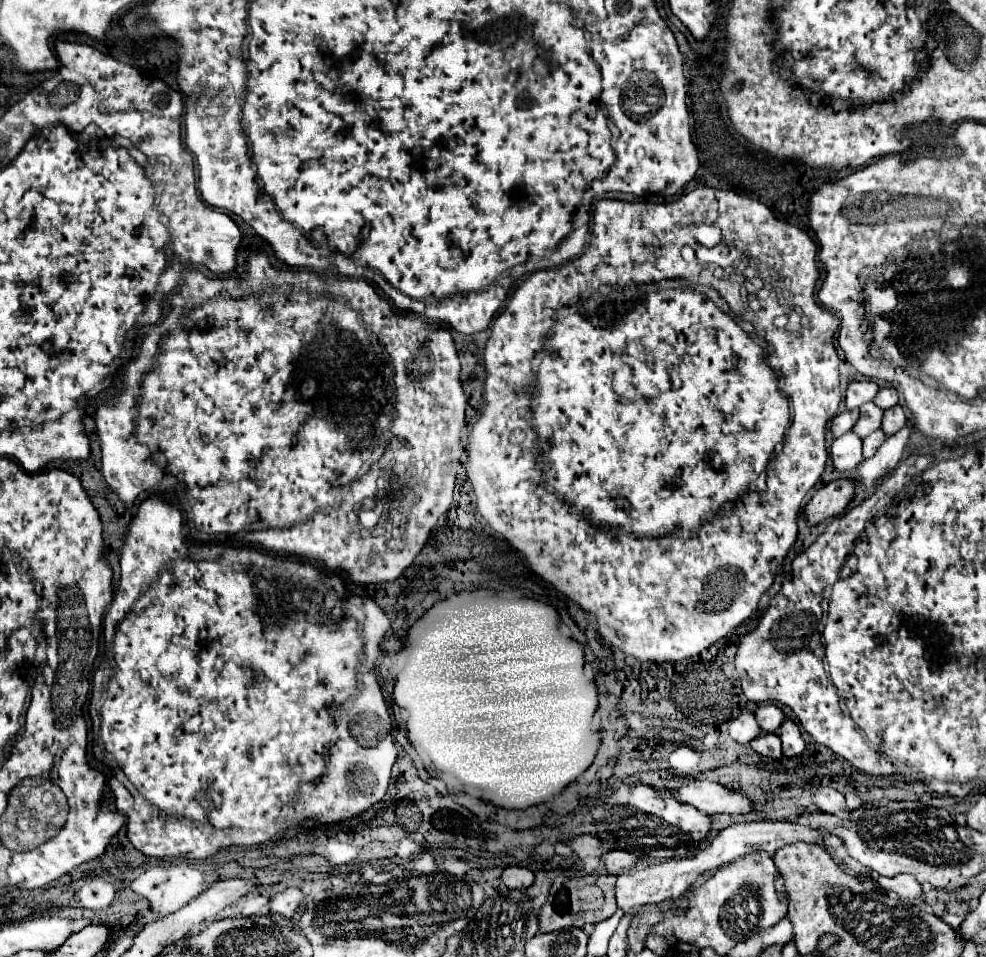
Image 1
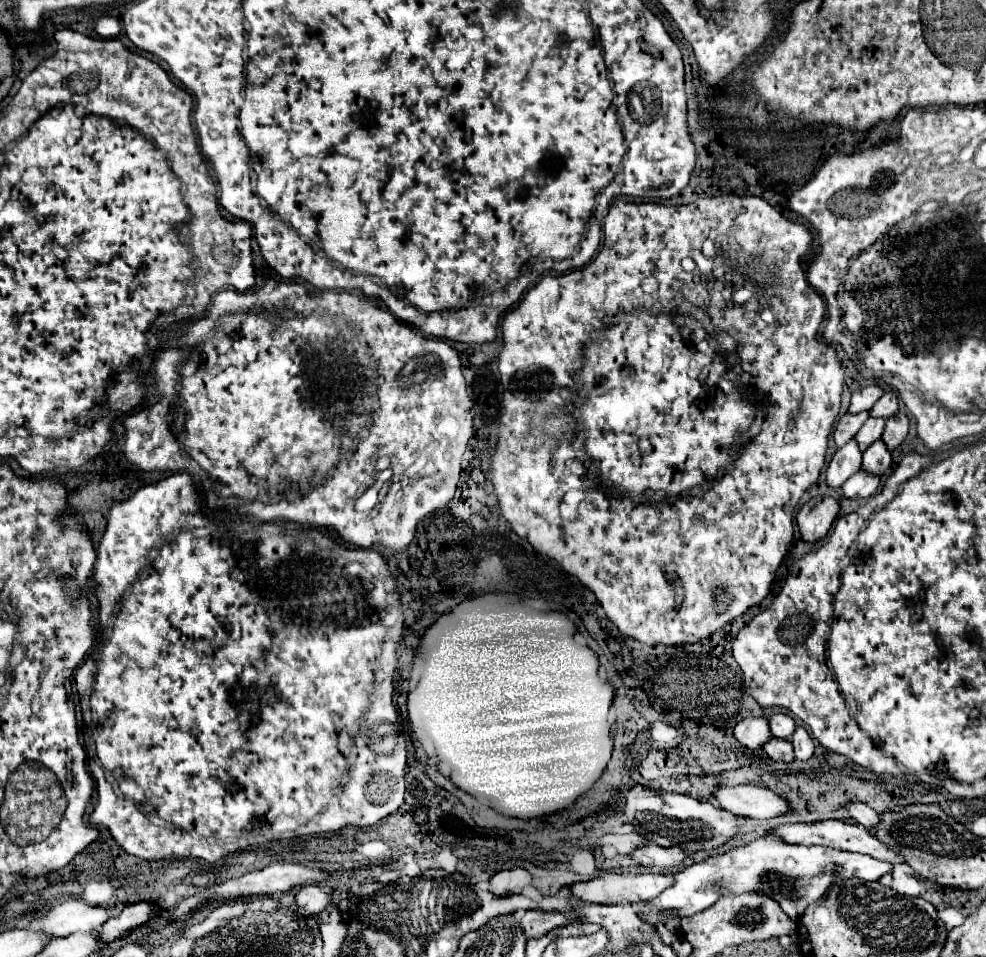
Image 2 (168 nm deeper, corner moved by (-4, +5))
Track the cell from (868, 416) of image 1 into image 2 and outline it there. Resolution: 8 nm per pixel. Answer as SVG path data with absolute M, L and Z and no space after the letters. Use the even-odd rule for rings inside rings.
M870 416L870 418L864 422L864 426L860 428L860 432L856 434L858 446L860 446L862 450L866 450L872 442L880 440L882 430L884 430L884 418L874 418L874 416Z

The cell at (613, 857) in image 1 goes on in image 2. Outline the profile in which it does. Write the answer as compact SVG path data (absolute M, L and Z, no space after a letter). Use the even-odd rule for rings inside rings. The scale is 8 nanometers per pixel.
M646 844L642 848L636 848L630 858L646 868L674 868L678 866L688 854L676 848L662 848L658 844Z

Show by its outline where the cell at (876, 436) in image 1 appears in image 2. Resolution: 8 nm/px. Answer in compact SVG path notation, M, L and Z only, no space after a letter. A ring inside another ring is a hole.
M876 440L872 446L864 450L864 460L862 460L864 470L872 474L884 474L890 468L890 464L892 464L892 456L882 440Z

